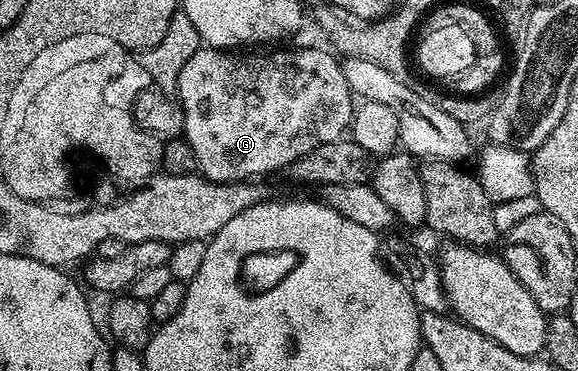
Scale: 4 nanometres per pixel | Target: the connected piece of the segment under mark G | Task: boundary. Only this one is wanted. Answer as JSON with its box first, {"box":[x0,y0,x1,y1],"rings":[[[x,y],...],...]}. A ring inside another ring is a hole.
{"box":[176,47,355,181],"rings":[[[202,47],[179,71],[176,100],[185,116],[183,139],[195,151],[200,176],[209,181],[261,179],[264,173],[284,171],[295,159],[303,159],[307,151],[315,151],[323,143],[342,140],[341,132],[350,128],[355,98],[347,87],[341,61],[328,48],[281,48],[285,47],[274,48],[274,53],[253,51],[250,57],[240,57],[237,51]]]}

